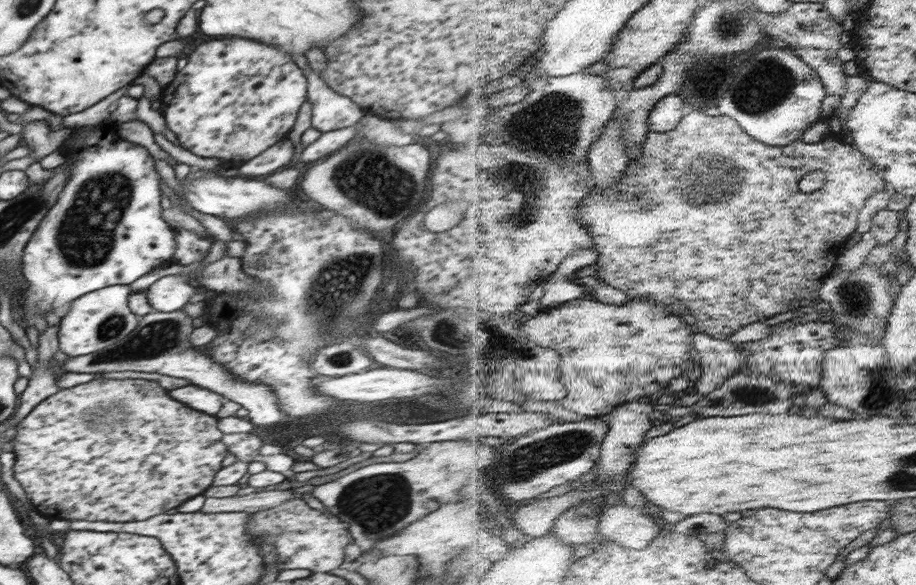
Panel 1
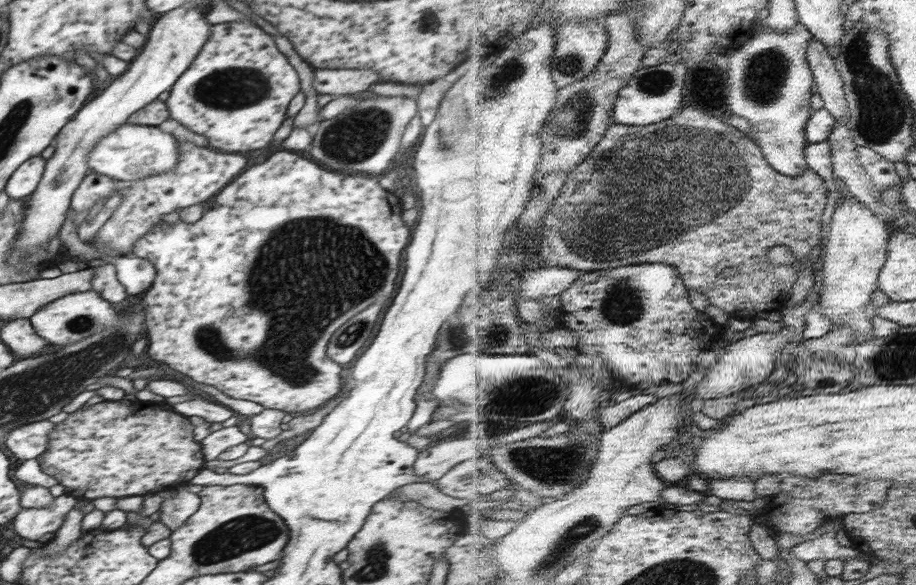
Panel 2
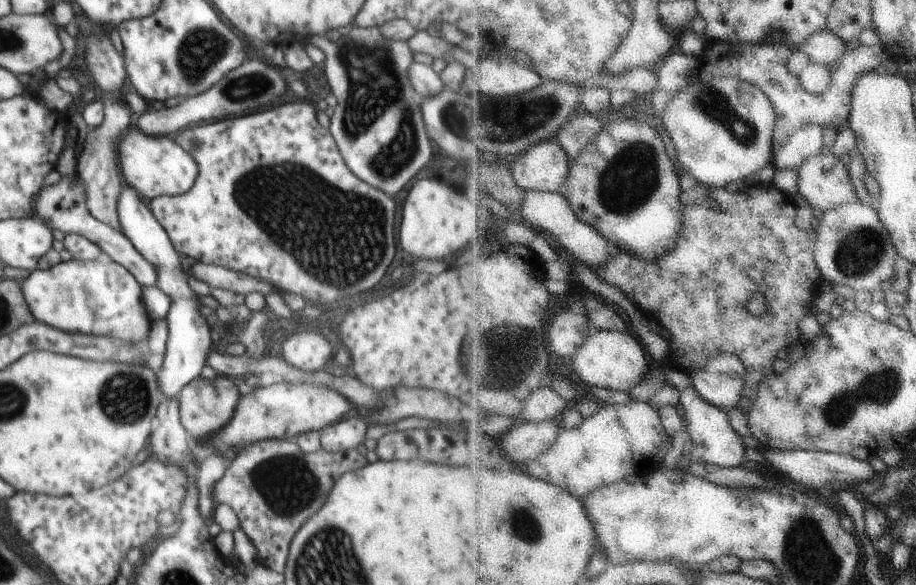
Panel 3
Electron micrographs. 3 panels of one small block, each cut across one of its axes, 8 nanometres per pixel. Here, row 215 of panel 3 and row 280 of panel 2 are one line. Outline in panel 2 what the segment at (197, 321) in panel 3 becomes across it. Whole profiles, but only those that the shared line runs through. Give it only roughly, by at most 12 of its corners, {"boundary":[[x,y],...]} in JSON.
{"boundary":[[136,256],[110,260],[128,294],[146,292],[156,278],[149,260]]}

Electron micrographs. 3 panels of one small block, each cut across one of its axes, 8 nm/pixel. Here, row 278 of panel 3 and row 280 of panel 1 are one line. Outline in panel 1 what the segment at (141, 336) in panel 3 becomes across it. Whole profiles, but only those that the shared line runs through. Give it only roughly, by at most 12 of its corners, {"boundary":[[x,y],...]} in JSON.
{"boundary":[[79,136],[26,243],[21,314],[174,262],[153,156]]}

